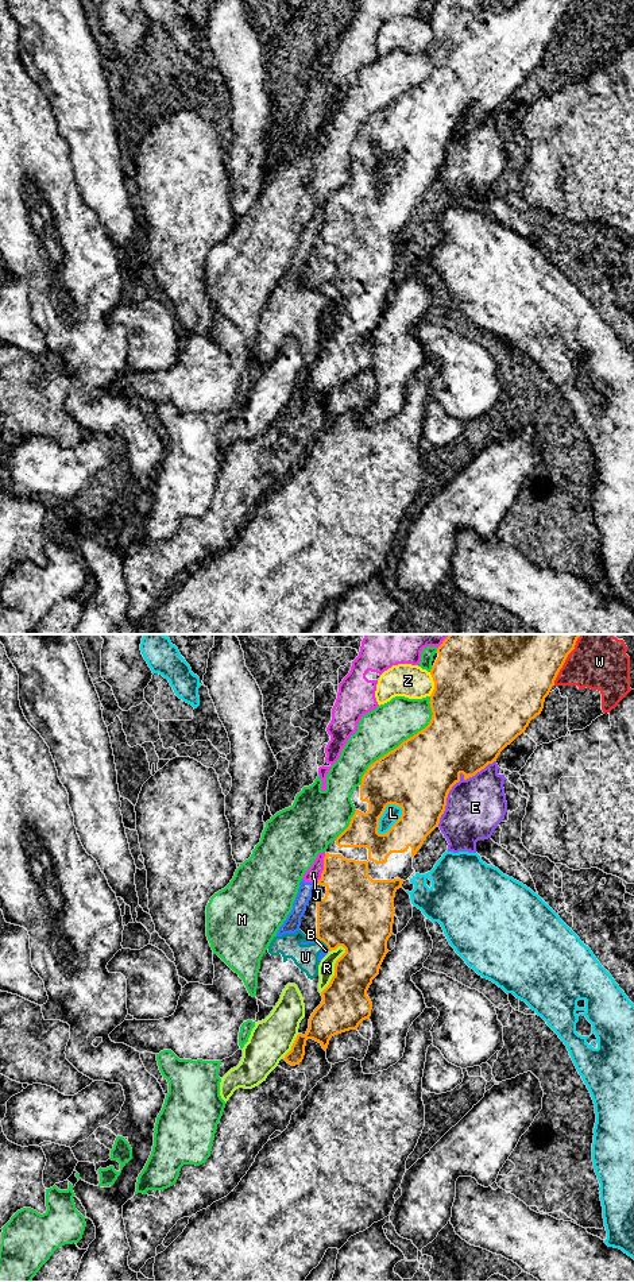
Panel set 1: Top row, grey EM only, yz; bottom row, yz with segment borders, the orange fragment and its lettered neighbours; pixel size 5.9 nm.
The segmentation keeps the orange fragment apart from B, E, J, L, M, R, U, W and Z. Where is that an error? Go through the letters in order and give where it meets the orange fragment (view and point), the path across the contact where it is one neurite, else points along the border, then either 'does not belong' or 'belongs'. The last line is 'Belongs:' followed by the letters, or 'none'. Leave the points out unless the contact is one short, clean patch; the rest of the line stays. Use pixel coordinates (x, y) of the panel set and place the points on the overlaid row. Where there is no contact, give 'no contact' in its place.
B: contact yz (328, 948); does not belong
E: contact yz (457, 782); does not belong
J: contact yz (324, 868); does not belong
L: contact yz (395, 822); does not belong
M: contact yz (404, 741); does not belong
R: contact yz (335, 969); does not belong
U: contact yz (323, 941); border yz (316, 938), (328, 946); does not belong
W: contact yz (565, 659); border yz (580, 634), (553, 684); does not belong
Z: contact yz (435, 684); does not belong
Belongs: none

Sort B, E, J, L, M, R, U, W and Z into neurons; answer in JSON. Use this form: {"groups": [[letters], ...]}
{"groups": [["B", "J", "U"], ["E"], ["L"], ["M"], ["R"], ["W"], ["Z"]]}

